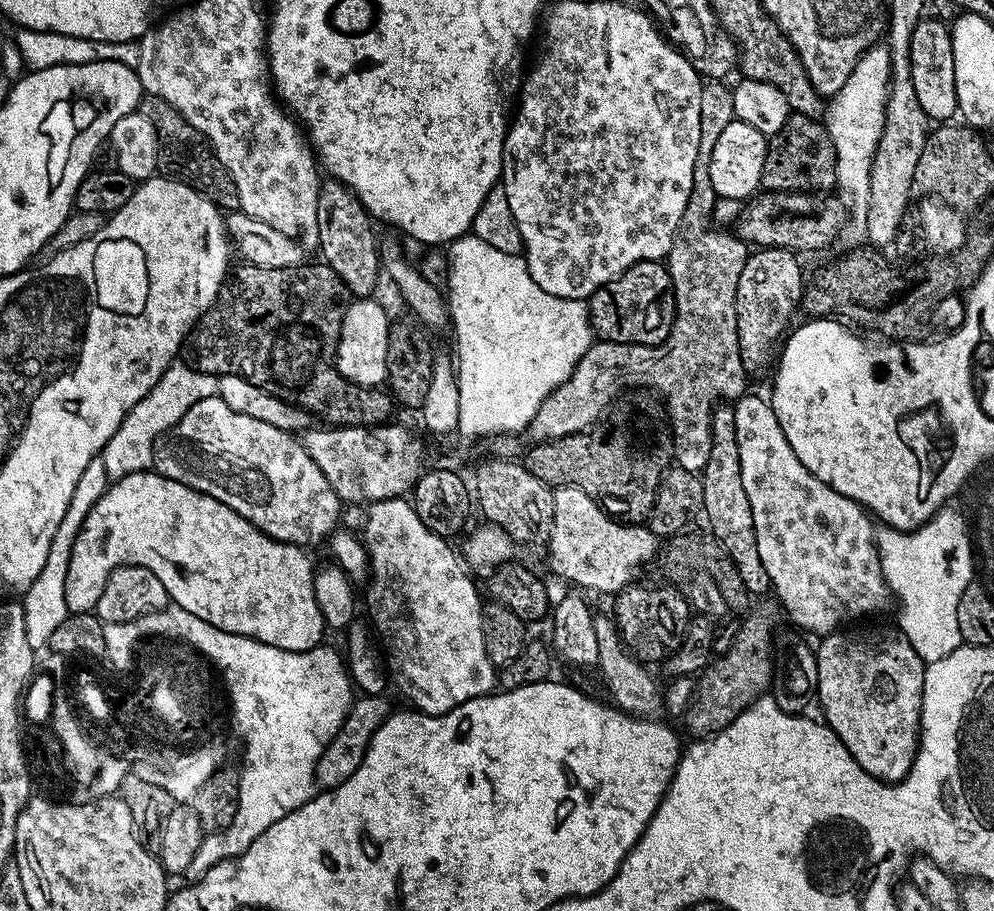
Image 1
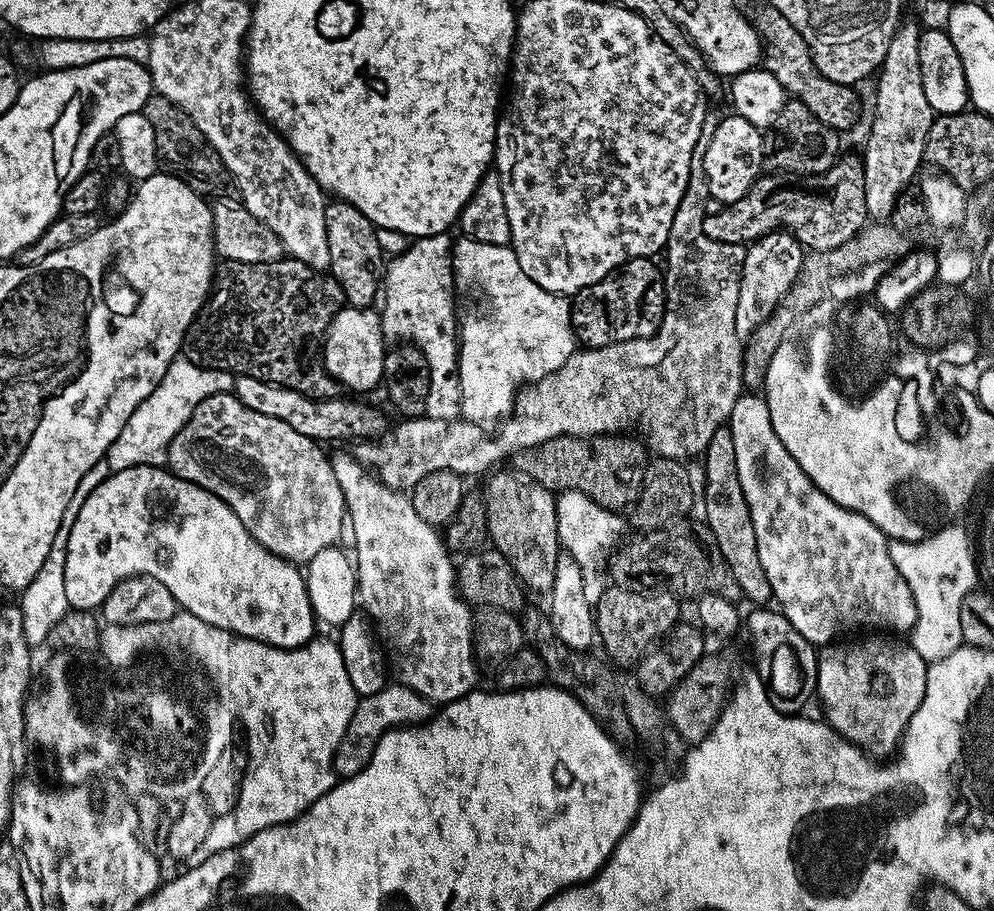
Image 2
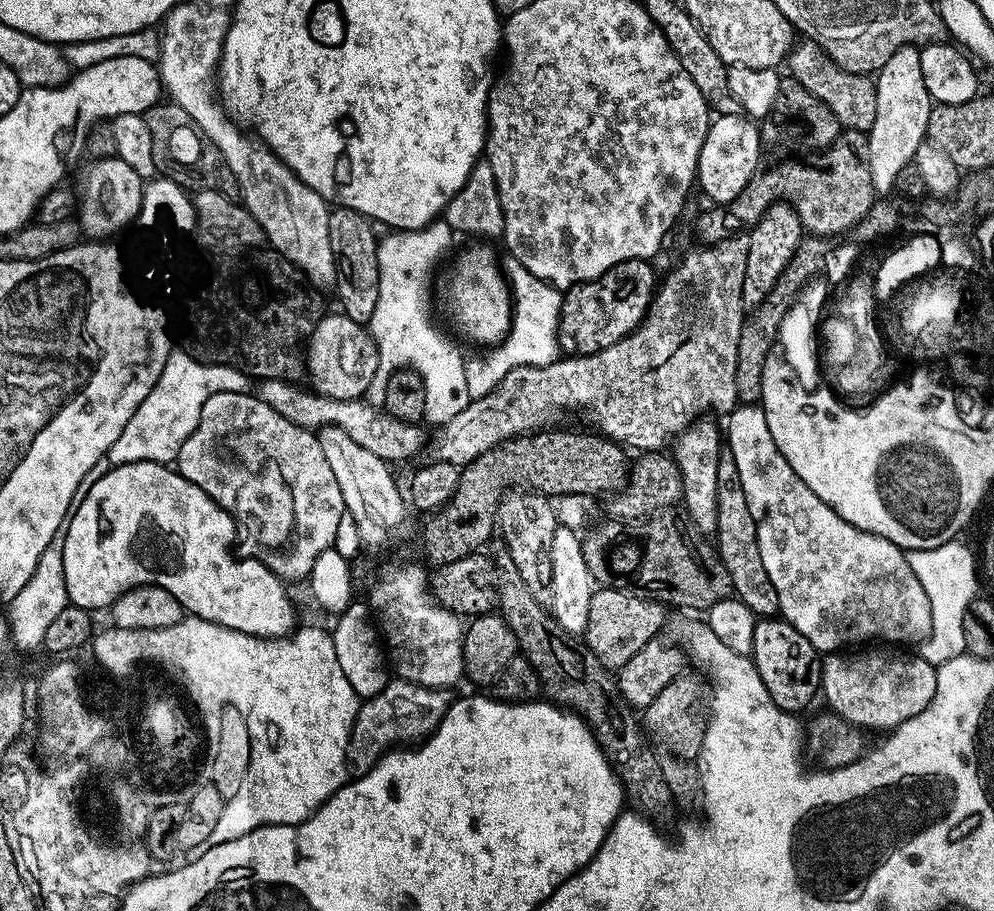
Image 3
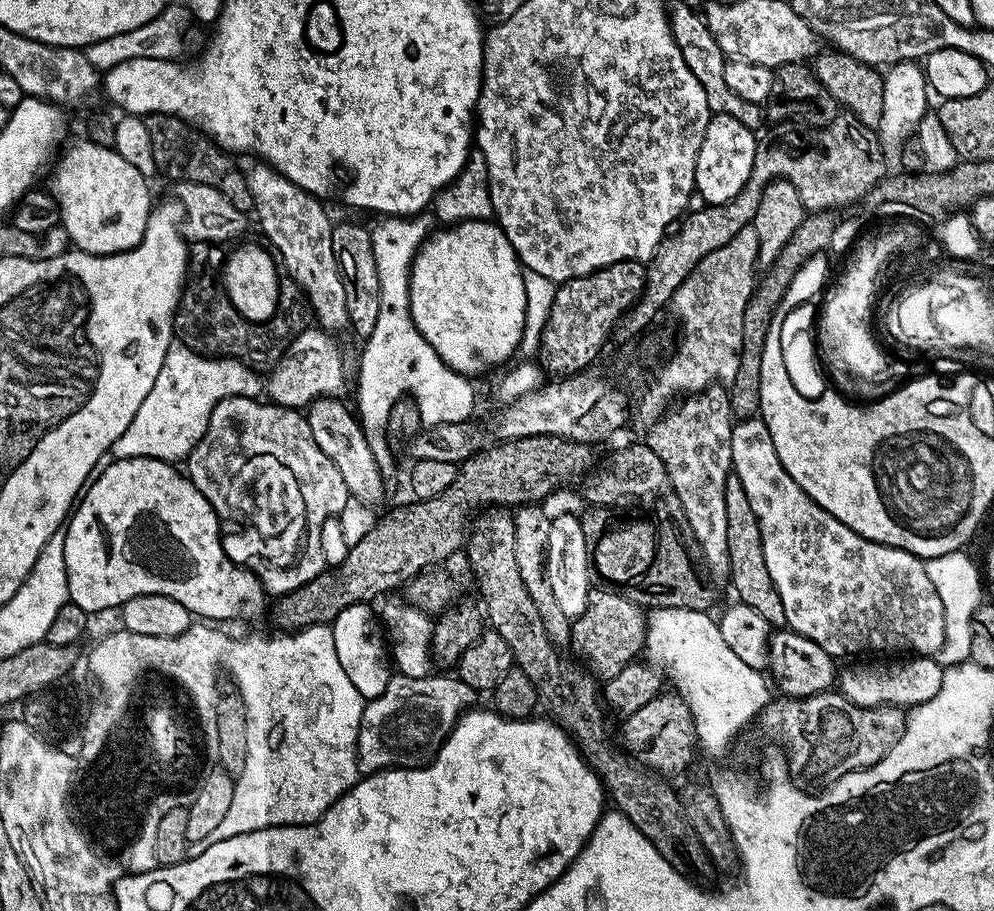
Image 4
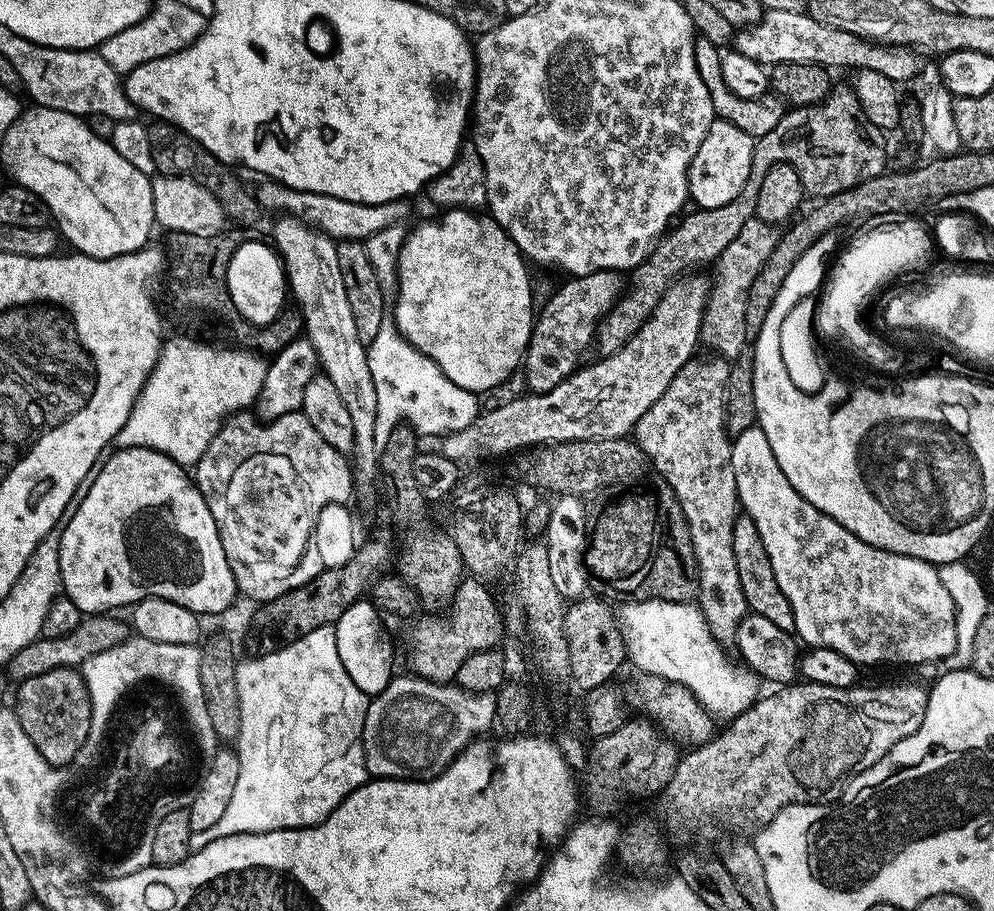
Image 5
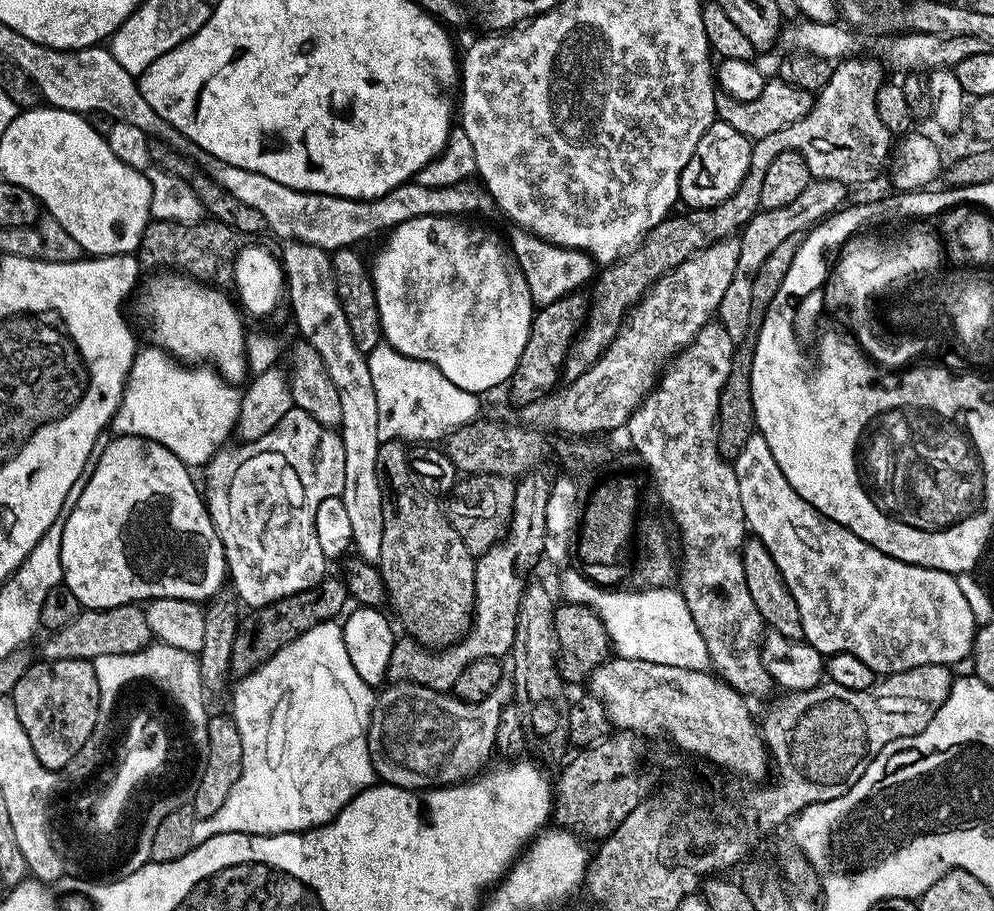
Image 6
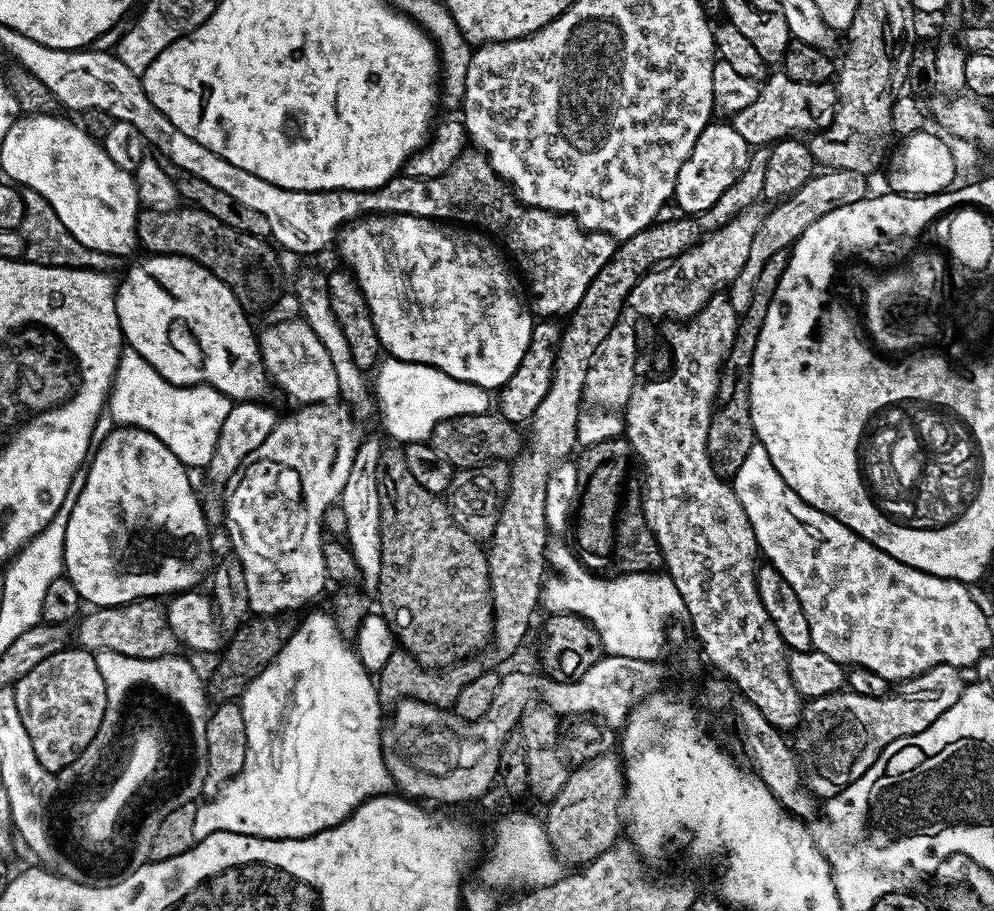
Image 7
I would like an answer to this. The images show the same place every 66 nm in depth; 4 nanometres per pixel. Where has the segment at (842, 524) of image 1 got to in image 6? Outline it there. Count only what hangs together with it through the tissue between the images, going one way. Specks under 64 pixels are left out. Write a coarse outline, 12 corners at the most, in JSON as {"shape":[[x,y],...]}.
{"shape":[[759,432],[732,465],[825,657],[881,677],[970,624],[953,573],[898,562],[805,502]]}

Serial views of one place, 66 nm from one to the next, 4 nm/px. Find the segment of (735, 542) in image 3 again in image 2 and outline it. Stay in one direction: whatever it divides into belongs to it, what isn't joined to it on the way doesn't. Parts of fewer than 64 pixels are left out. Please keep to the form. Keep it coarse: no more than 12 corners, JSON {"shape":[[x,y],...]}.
{"shape":[[728,426],[704,463],[706,526],[752,606],[773,599]]}

